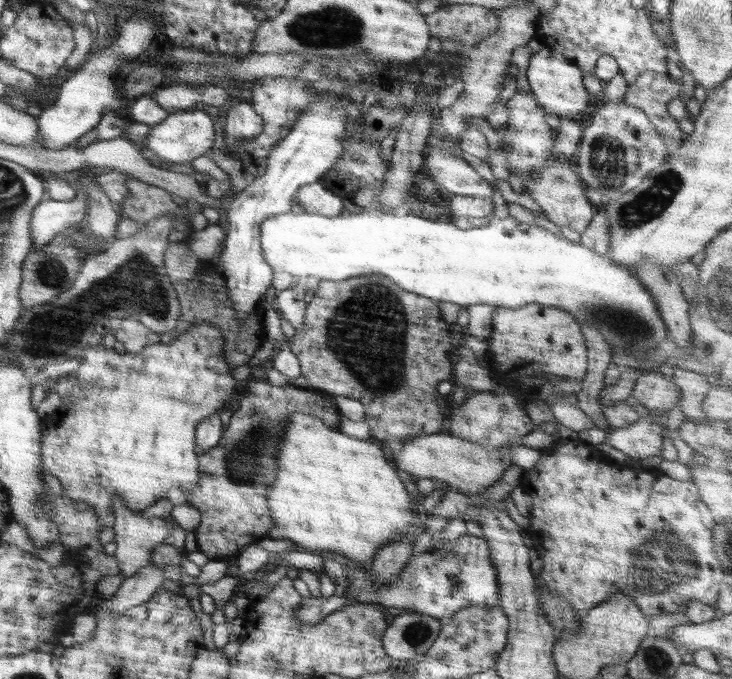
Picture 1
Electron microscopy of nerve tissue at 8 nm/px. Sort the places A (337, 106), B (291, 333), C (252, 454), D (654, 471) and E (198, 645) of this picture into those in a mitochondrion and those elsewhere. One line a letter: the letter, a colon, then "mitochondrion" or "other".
A: other
B: other
C: mitochondrion
D: other
E: other

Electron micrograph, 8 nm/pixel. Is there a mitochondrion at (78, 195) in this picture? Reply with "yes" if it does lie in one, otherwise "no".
no

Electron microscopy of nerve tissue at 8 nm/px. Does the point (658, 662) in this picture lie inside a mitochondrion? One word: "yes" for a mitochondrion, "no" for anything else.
yes

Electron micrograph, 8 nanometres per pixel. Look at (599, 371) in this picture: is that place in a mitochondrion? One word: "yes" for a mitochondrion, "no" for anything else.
no

